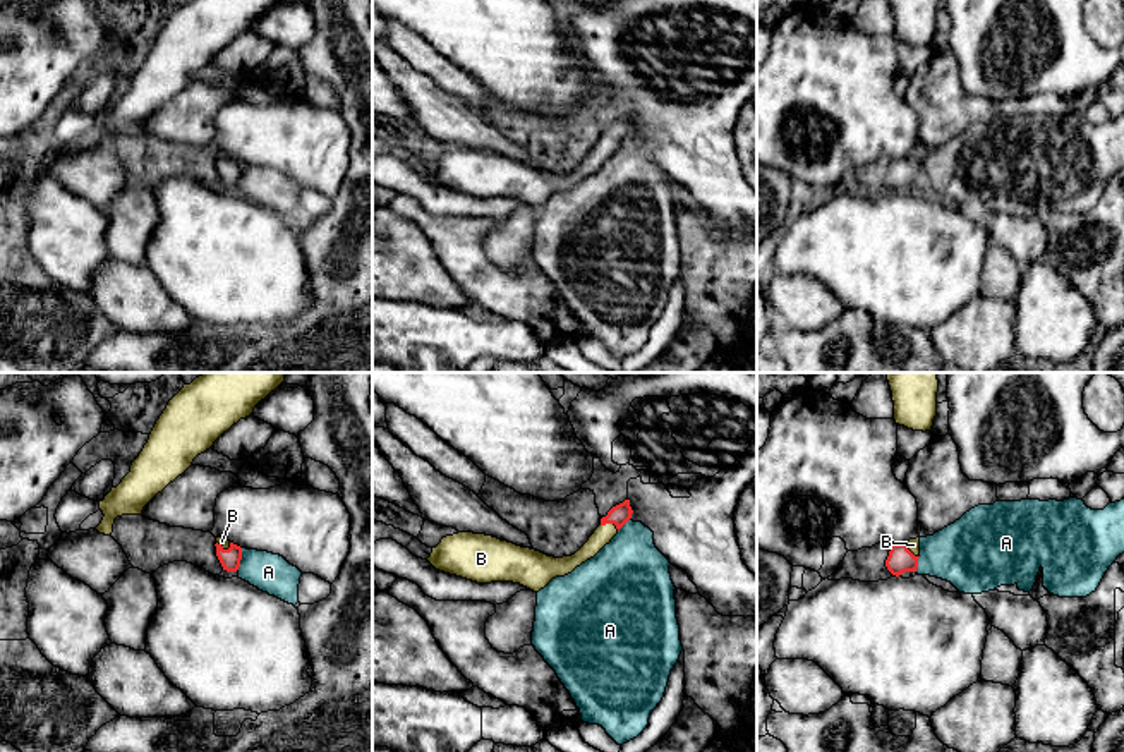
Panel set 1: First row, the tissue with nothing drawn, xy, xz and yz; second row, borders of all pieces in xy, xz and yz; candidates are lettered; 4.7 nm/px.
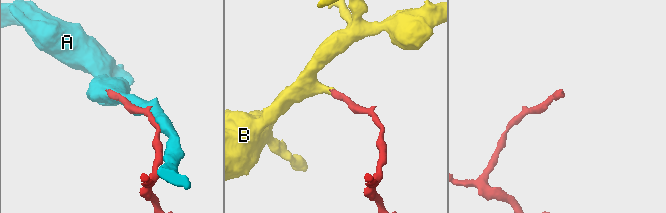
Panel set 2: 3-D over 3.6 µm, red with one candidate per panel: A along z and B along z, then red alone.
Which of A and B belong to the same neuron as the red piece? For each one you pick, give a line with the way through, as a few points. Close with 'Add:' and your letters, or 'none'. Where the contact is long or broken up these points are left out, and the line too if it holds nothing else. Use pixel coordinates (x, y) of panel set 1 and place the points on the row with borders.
B: runs through xz (620, 514), (610, 522), (603, 534)
Add: B

